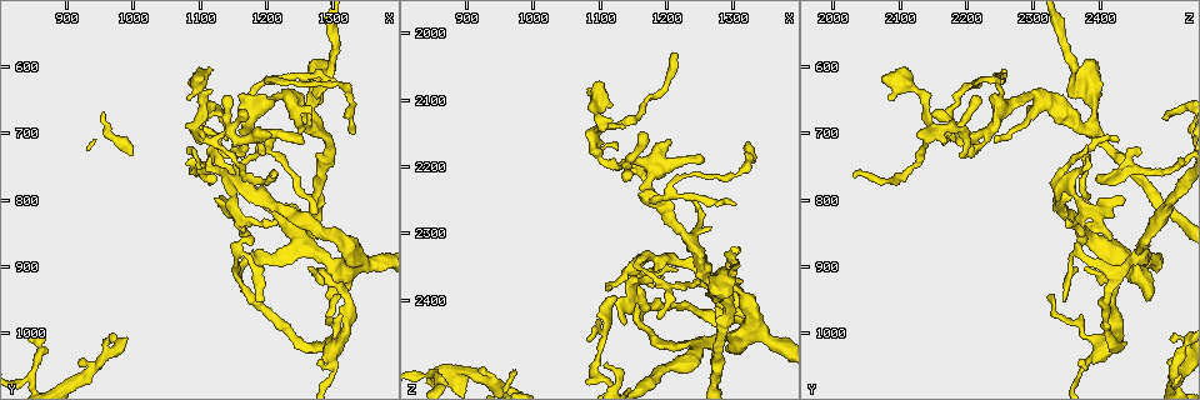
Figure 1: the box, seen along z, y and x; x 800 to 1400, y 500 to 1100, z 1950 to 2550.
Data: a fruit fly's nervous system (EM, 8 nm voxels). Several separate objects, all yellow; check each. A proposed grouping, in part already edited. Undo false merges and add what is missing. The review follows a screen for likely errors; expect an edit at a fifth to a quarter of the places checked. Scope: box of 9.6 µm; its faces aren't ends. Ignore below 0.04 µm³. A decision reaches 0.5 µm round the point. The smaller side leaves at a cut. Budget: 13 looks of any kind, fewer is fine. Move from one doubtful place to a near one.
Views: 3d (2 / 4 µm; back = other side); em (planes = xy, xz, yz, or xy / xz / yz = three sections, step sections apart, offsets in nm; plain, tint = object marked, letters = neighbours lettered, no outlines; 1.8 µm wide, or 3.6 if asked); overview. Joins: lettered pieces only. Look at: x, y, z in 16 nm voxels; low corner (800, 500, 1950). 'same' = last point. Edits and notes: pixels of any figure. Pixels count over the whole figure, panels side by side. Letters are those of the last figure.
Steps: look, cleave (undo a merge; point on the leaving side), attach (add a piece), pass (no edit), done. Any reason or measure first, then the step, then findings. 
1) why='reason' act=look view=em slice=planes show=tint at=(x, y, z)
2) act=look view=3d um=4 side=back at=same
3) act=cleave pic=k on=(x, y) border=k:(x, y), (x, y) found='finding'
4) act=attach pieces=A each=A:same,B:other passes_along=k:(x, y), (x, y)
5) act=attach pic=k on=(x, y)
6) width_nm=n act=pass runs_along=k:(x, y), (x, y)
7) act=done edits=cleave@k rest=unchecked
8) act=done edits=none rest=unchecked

why='sharp bend' act=look view=em slice=planes show=tint at=(1090, 685, 2150)

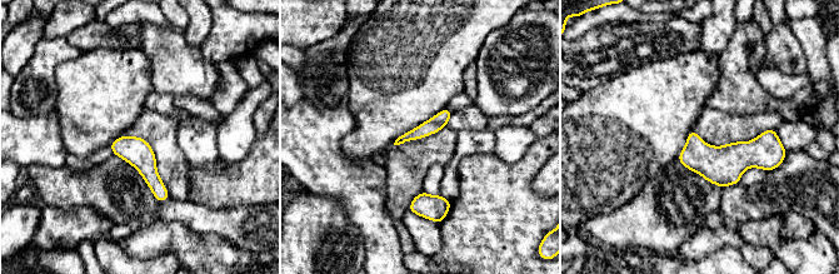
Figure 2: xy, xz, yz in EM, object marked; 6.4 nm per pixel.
act=look view=em slice=planes show=letters at=same

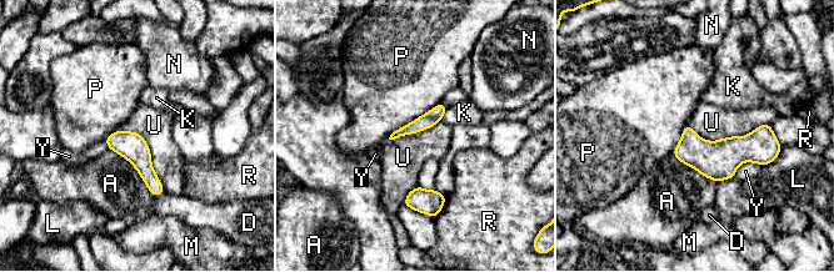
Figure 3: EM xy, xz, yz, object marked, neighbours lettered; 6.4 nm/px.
act=pass each=A:other,D:other,K:other,L:other,M:other,N:other,P:other,R:other,U:other,Y:other runs_along=3:(443, 107), (430, 119), (395, 135) found='continuous, no second cell'

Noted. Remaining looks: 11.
why='end of a long branch' act=look view=3d um=4 side=back at=(1205, 765, 2030)

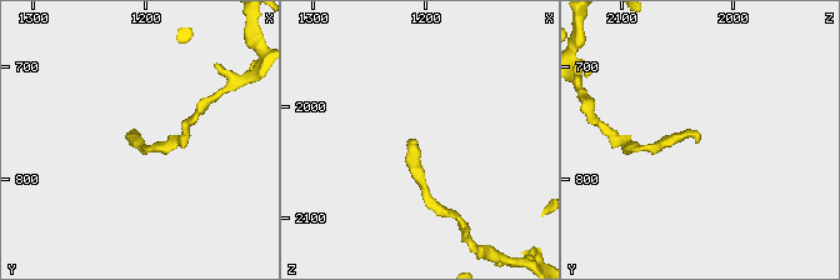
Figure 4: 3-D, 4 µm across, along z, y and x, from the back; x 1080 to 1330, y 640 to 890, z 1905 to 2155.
act=look view=em slice=xy step=8 show=letters at=(1208, 766, 2030)

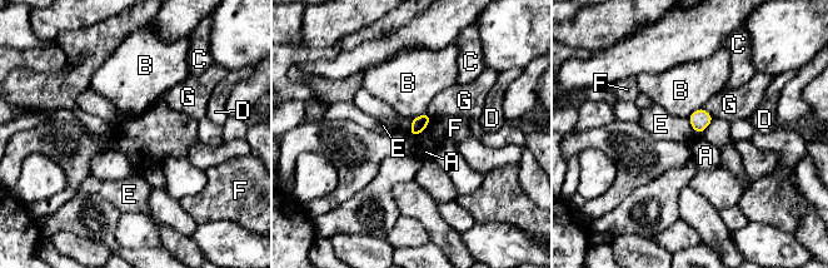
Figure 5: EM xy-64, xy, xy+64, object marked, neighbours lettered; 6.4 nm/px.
act=look view=em slice=yz step=16 show=letters at=same

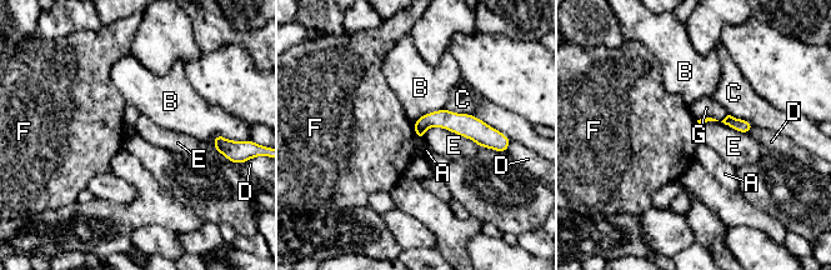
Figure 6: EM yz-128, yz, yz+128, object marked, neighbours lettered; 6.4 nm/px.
longest_contact=C:420nm act=pass each=A:other,B:other,C:other,D:other,E:other,F:other,G:other found='no lettered piece goes on from it'

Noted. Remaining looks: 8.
act=look view=3d um=4 at=(1250, 710, 2185)

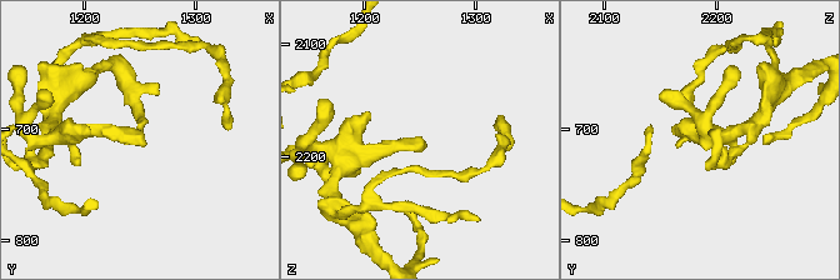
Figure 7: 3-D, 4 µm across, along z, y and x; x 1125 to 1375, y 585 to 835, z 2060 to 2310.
why='now the EM' act=look view=em slice=planes show=letters at=(1254, 716, 2184)

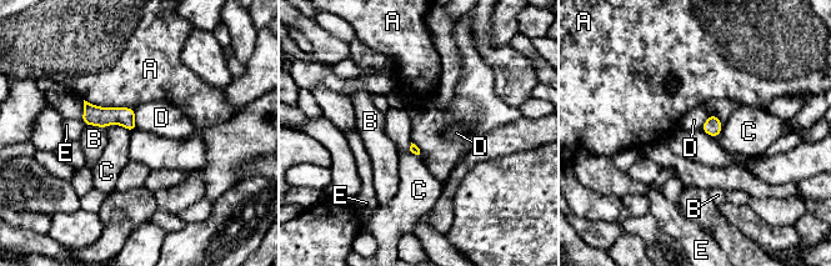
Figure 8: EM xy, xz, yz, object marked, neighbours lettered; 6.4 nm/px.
act=pass each=A:other,B:other,C:other,D:other,E:other border=8:(722, 123), (711, 114), (700, 129) found='none of them fits'

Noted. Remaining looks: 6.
why='calibre changes' act=look view=em slice=planes show=tint at=(1180, 665, 2250)

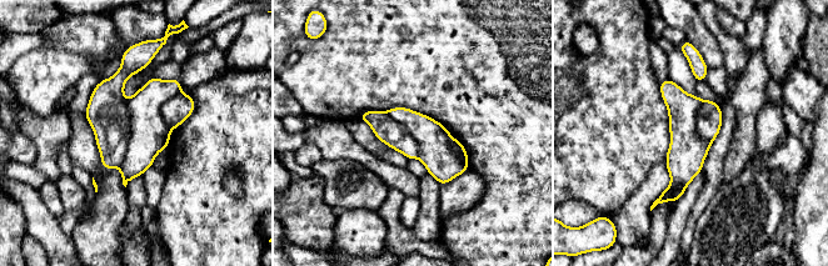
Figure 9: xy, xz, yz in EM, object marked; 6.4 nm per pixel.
why='what lies round it' act=look view=em slice=planes show=letters at=same

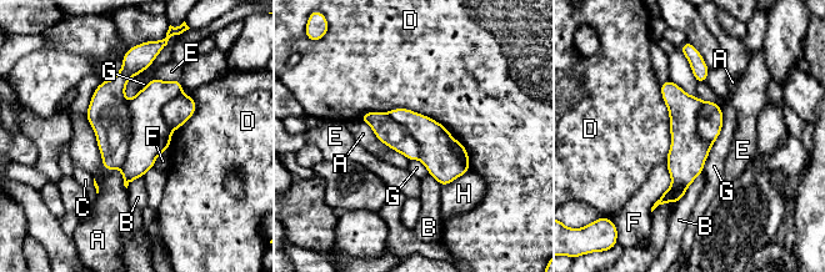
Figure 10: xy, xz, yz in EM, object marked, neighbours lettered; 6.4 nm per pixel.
longest_contact=D:800nm act=cleave pic=10 on=(108, 114) each=A:other,B:other,C:other,D:other,E:other,F:other,G:other,H:other part_leaving=10:(148, 61), (111, 92), (108, 166) found='a second cell is stuck on'

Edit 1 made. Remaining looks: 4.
why='see it whole again' act=look view=overview

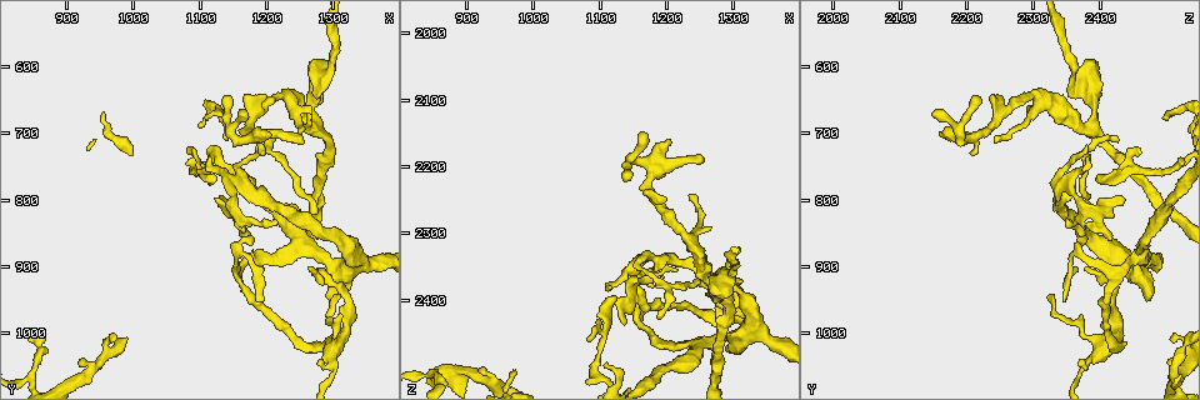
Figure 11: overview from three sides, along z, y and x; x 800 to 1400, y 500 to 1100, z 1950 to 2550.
act=look view=em slice=xz step=8 show=letters at=(1270, 685, 2390)

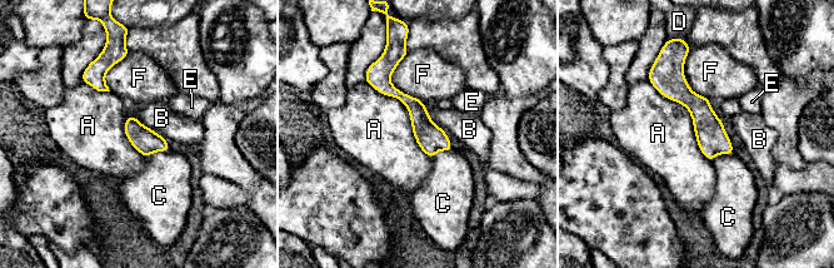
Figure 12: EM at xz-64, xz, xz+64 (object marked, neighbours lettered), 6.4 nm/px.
longest_contact=A:700nm act=pass each=A:other,B:other,C:other,D:other,E:other,F:other border=12:(648, 79), (688, 110), (712, 162) found='all the same cell'

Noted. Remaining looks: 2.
act=done edits=cleave@10 rest=unchecked

